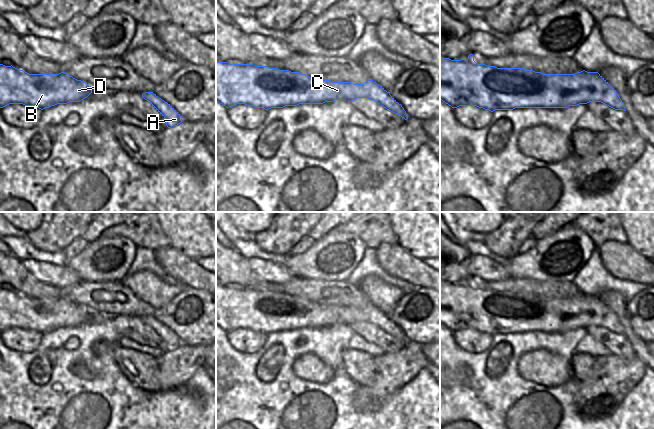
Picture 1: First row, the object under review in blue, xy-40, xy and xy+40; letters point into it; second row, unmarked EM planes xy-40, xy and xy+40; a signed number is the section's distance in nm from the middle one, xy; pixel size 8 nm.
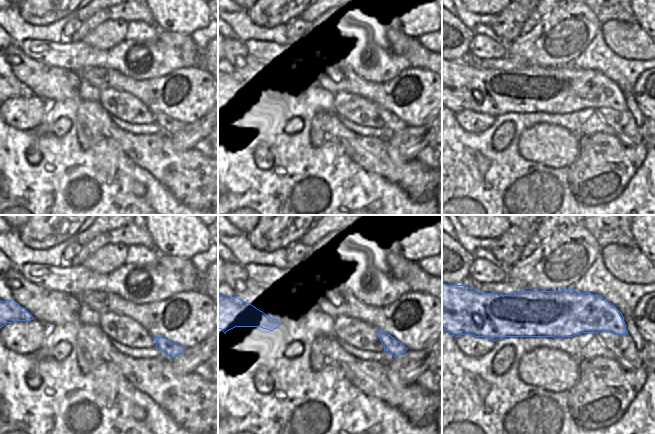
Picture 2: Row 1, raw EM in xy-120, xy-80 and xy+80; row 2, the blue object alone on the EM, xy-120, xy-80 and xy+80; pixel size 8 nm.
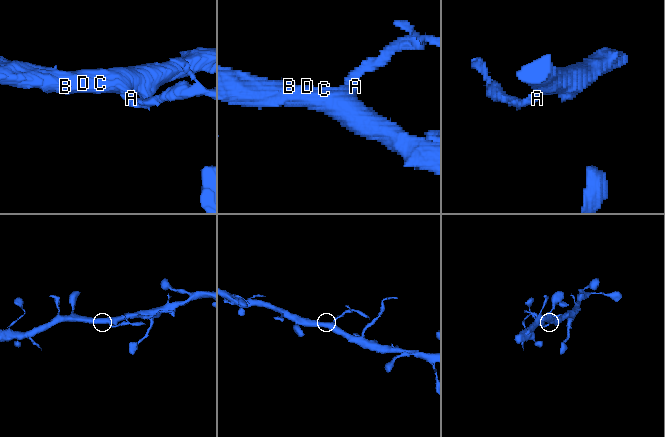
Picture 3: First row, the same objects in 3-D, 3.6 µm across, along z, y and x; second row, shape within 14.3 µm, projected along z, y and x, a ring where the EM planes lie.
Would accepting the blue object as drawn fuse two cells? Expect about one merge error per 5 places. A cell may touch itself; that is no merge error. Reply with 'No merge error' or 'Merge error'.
No merge error.

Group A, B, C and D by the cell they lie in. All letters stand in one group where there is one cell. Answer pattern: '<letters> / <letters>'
A B C D

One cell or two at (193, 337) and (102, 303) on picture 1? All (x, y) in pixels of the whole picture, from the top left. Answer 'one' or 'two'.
one

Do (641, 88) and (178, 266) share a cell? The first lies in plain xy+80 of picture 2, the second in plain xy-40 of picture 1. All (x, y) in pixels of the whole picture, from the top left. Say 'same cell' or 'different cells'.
different cells

